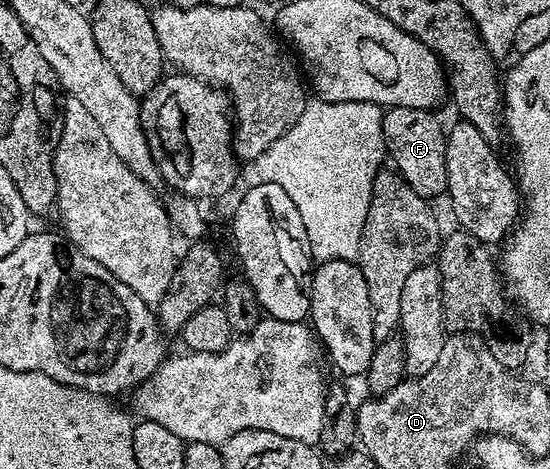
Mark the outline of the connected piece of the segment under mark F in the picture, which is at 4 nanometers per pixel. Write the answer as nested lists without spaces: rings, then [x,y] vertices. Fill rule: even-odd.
[[[391,107],[382,114],[381,128],[385,138],[388,158],[393,159],[392,166],[397,174],[427,201],[433,201],[436,195],[444,196],[449,189],[447,165],[445,164],[446,128],[441,128],[439,120],[429,109],[411,109],[410,107]]]

